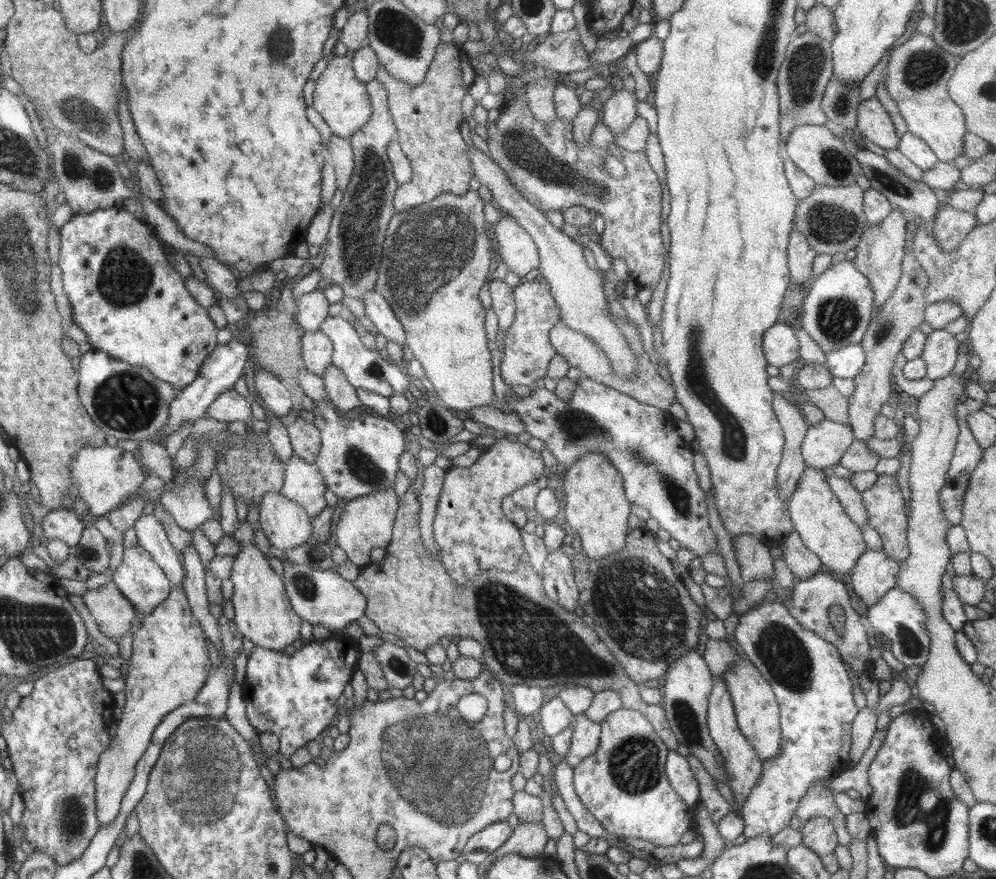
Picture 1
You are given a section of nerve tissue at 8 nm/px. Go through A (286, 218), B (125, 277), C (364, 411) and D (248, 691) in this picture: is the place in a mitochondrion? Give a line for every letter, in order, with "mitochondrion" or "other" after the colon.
A: other
B: mitochondrion
C: other
D: other

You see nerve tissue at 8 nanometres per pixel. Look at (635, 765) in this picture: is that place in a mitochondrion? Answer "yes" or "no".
yes

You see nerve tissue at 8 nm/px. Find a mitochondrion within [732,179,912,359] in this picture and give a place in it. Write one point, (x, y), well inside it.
(837, 318)

